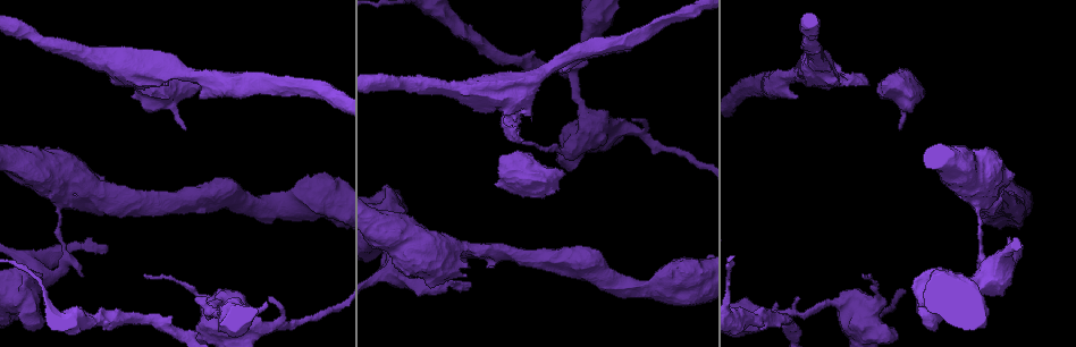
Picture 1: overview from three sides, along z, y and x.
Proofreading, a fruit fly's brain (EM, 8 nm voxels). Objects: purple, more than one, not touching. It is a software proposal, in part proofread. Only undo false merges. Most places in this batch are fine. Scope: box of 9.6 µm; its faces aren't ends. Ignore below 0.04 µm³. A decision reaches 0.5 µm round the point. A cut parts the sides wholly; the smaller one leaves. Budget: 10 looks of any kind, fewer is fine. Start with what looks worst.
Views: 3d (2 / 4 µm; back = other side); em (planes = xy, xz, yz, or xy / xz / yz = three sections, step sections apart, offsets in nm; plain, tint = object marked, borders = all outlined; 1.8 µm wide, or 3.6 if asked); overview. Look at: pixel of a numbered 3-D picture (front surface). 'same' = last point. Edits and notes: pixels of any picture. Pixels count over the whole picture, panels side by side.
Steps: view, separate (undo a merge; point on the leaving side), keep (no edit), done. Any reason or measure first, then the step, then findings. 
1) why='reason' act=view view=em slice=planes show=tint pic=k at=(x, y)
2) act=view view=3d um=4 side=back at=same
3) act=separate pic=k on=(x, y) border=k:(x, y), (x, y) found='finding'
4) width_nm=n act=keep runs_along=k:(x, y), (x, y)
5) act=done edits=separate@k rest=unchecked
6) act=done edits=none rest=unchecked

why='narrows sharply' act=view view=3d um=4 side=back pic=1 at=(63, 200)

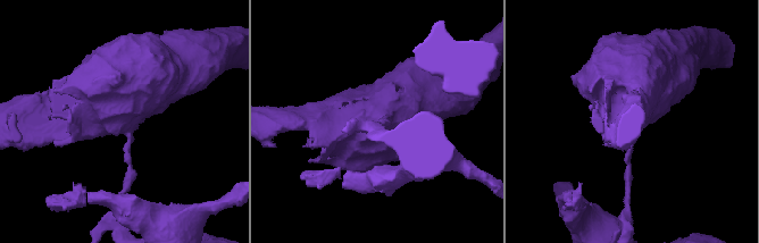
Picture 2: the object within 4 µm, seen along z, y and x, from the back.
act=view view=em um=3.6 slice=planes show=tint pic=2 at=(374, 120)

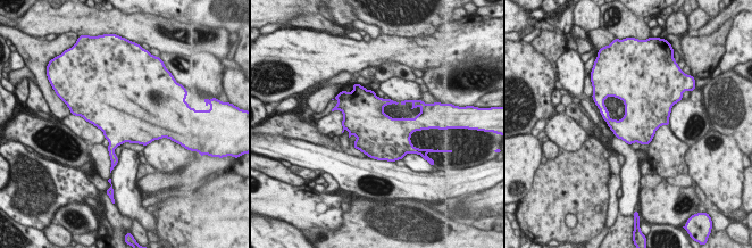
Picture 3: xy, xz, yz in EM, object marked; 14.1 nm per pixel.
act=keep found='all the same neuron'

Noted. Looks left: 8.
why='sharp bend' act=view view=3d um=4 pic=1 at=(165, 87)

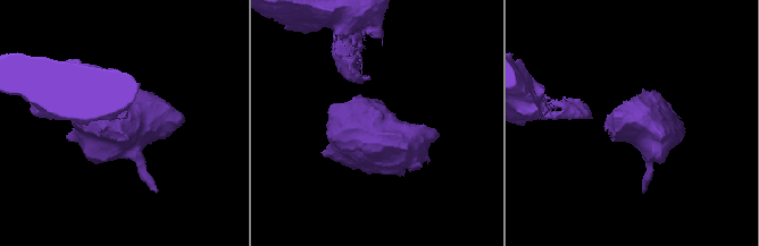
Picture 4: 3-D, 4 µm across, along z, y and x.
act=view view=em um=3.6 slice=xz step=4 show=tint pic=4 at=(121, 122)

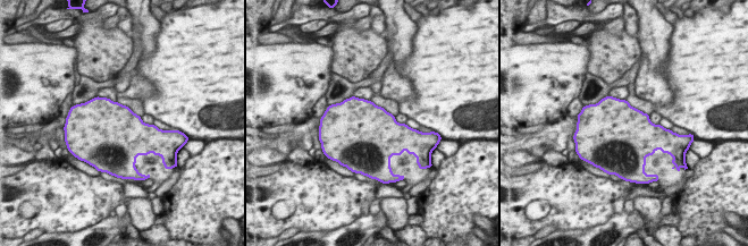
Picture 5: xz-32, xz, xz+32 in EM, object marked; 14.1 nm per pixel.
act=view view=em um=3.6 slice=planes show=tint at=same

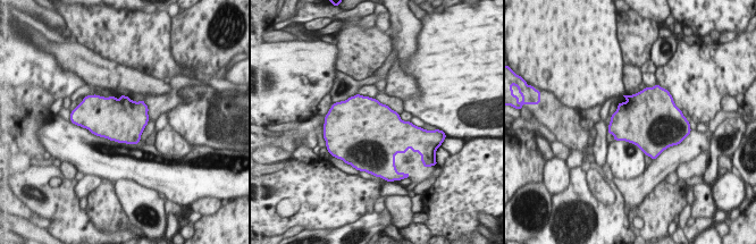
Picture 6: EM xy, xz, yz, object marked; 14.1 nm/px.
act=keep found='continuous, no second neuron'

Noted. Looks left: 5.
why='abrupt turn' act=view view=3d um=4 pic=1 at=(998, 273)

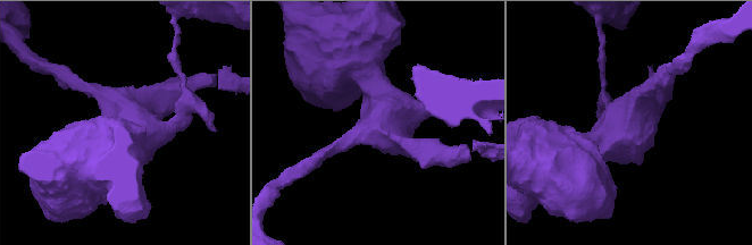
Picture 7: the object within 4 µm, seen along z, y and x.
act=view view=em um=3.6 slice=planes show=plain pic=7 at=(634, 125)

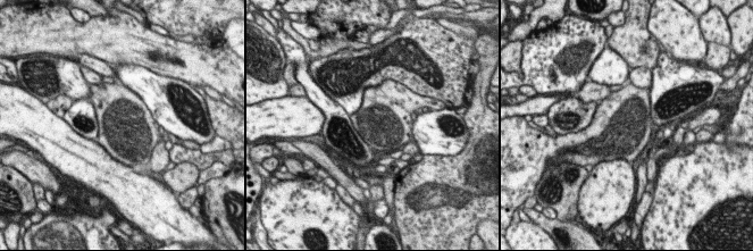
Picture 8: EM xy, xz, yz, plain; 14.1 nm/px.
why='what lies round it' act=view view=em um=3.6 slice=planes show=borders at=same

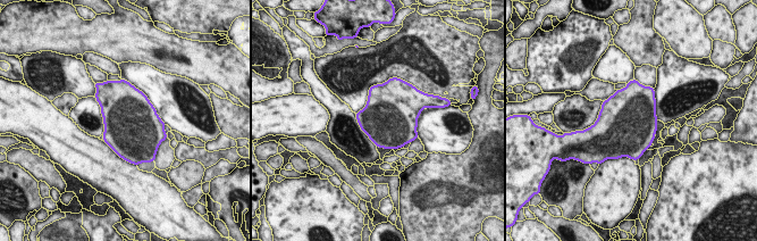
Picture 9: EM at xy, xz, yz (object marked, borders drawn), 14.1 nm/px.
act=keep found='continuous, no second neuron'

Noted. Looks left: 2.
act=view view=em slice=xy step=4 show=tint pic=1 at=(569, 56)

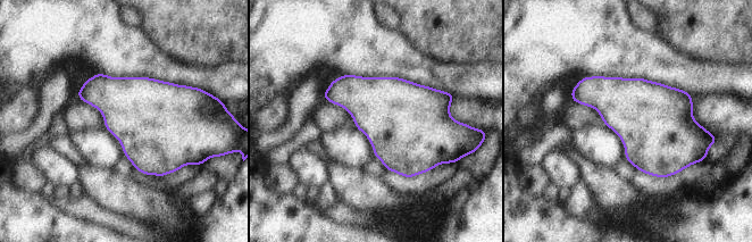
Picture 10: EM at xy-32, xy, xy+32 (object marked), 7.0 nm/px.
why='cut it another way' act=view view=em slice=planes show=tint at=same

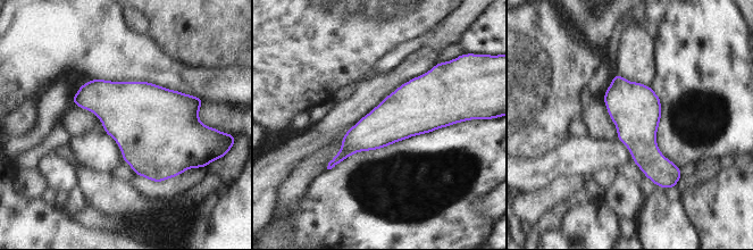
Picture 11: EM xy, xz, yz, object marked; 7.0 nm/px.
act=keep found='one neuron here'

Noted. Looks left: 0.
act=done edits=none rest=unchecked

